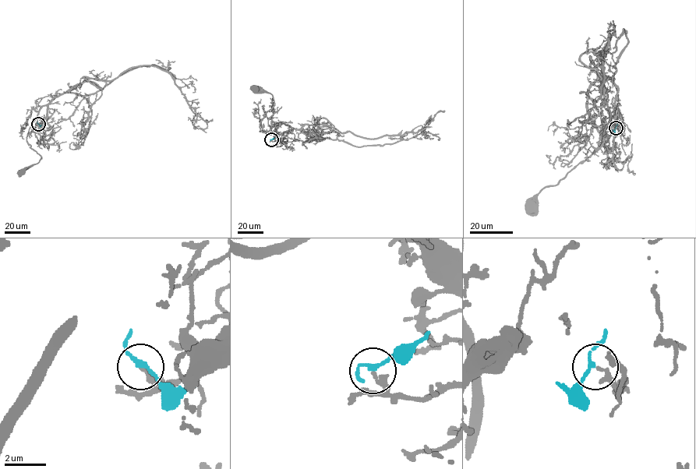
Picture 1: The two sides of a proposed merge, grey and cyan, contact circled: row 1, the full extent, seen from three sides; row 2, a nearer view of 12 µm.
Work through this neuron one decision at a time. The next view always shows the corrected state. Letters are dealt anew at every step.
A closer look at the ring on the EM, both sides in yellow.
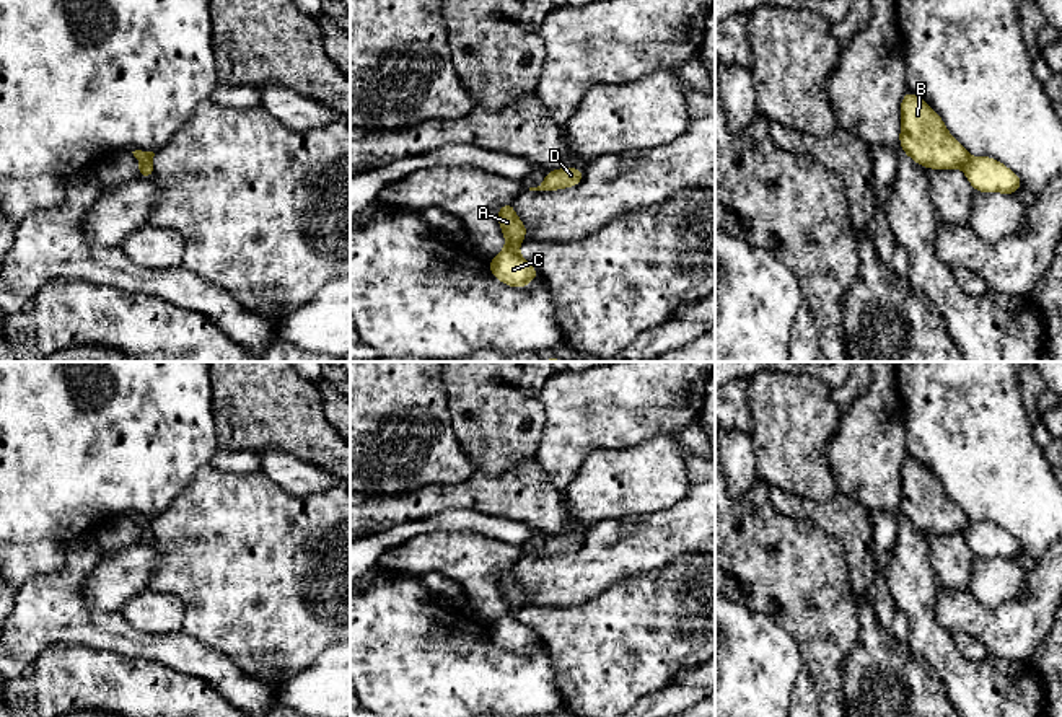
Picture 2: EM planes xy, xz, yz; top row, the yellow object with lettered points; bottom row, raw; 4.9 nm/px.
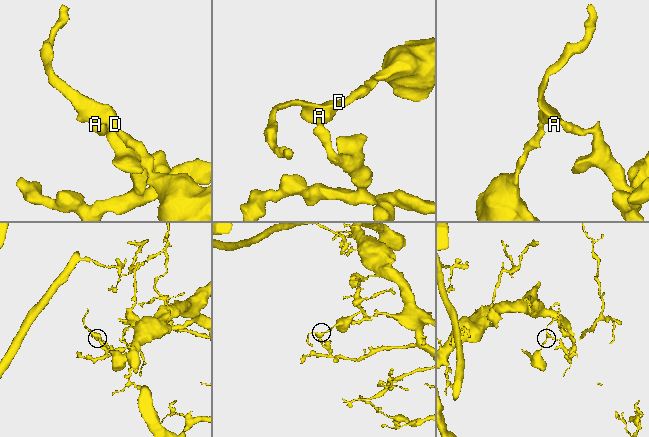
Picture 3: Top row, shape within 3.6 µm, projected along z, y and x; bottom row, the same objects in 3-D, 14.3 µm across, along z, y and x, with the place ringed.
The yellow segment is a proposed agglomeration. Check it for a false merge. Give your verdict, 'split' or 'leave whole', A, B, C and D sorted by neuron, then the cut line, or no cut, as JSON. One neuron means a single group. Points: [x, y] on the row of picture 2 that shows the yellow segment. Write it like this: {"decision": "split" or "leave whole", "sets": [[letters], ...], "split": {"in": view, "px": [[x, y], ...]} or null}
{"decision": "split", "sets": [["A", "B", "D"], ["C"]], "split": {"in": "xy", "px": [[140, 162], [152, 163]]}}

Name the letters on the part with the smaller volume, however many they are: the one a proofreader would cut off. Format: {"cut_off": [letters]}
{"cut_off": ["A", "B", "D"]}

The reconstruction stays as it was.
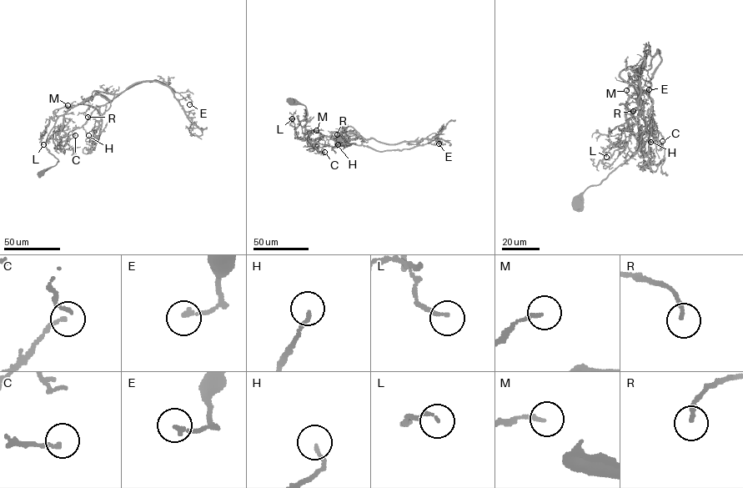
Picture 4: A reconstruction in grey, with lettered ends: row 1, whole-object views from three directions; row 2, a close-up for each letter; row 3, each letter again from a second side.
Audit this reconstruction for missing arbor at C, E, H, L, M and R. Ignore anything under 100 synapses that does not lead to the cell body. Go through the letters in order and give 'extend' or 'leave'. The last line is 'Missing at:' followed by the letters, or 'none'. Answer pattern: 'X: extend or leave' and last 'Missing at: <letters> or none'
C: leave
E: leave
H: leave
L: leave
M: leave
R: leave
Missing at: none

